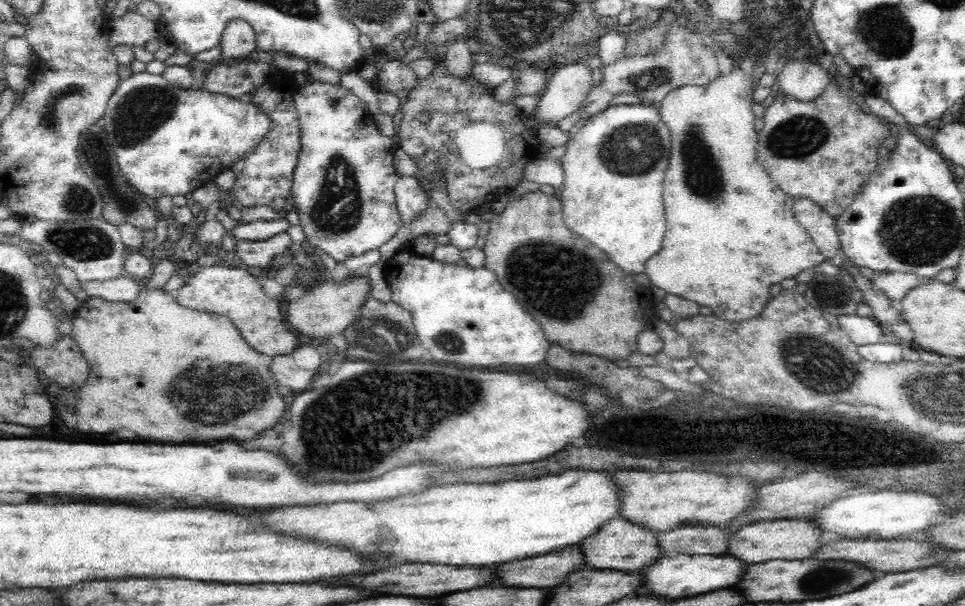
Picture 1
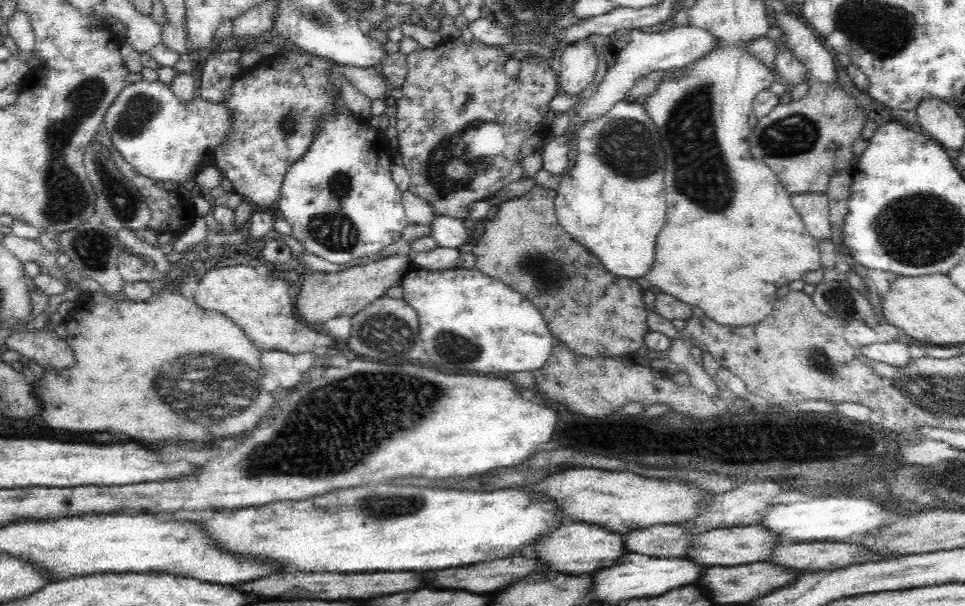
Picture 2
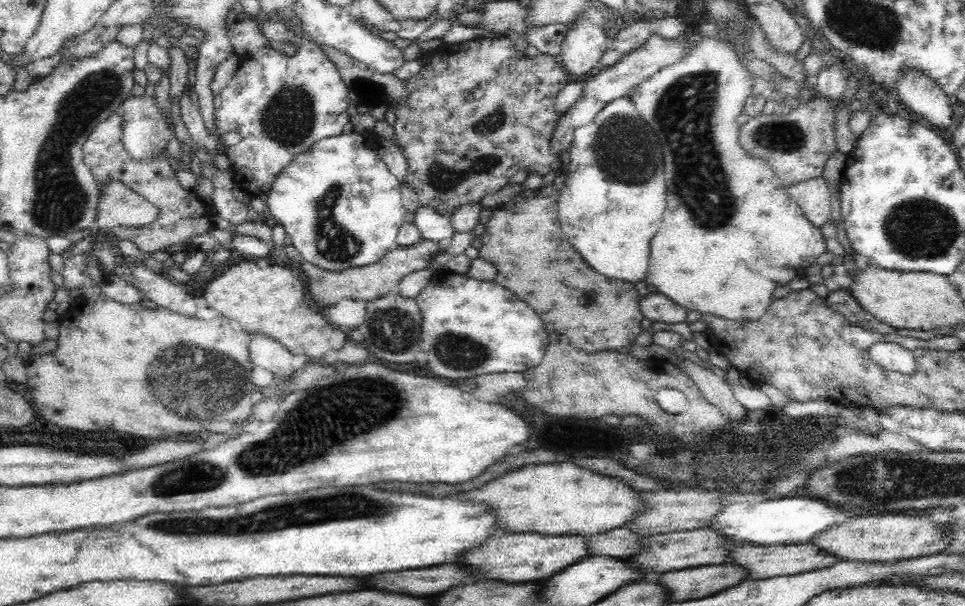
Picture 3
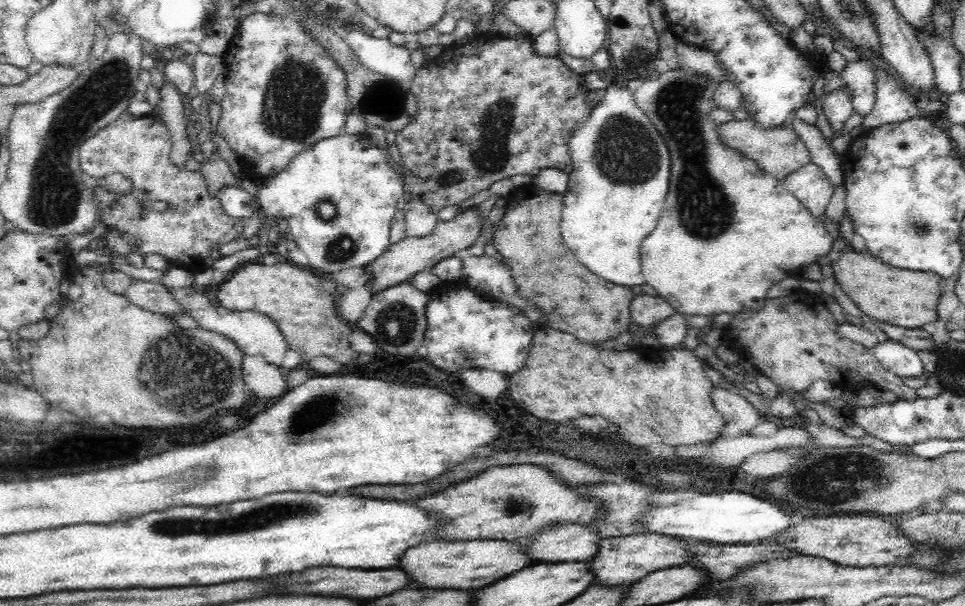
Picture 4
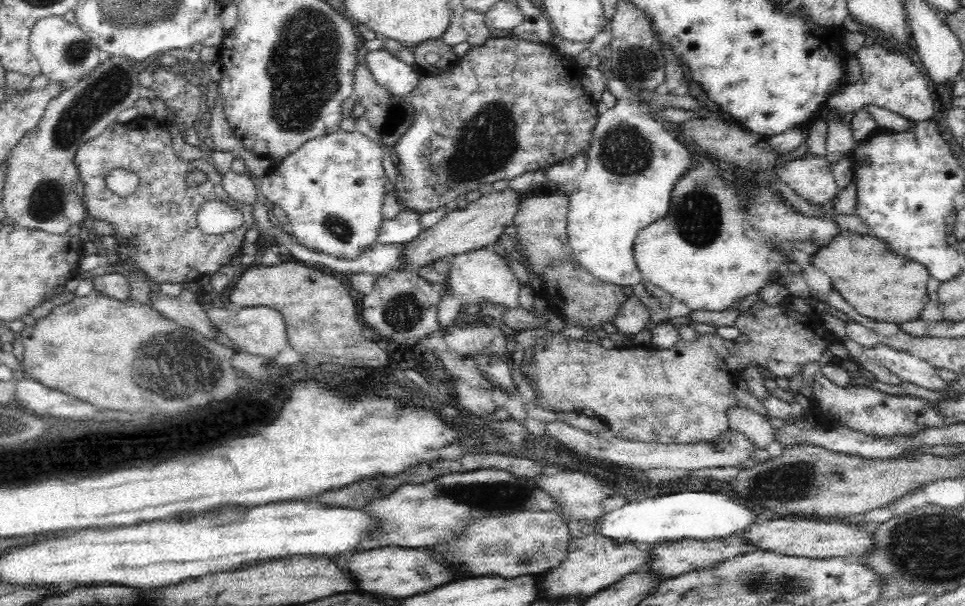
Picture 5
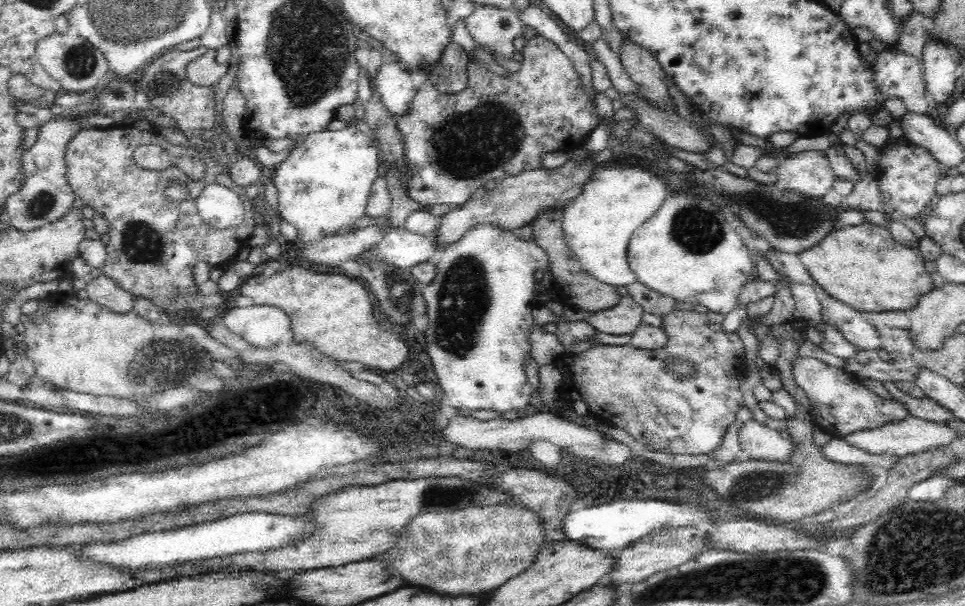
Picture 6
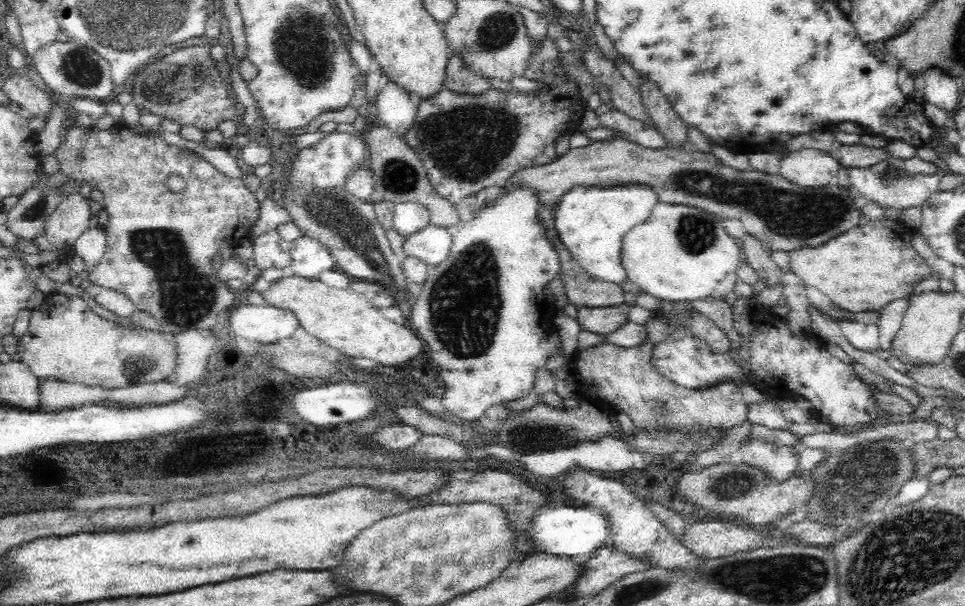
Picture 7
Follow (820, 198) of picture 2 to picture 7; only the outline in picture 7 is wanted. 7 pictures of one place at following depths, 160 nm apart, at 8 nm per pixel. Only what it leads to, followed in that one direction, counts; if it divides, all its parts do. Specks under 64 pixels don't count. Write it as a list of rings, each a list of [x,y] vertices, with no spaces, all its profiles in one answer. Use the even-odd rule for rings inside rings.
[[[798,150],[785,154],[779,173],[800,186],[824,186],[835,182],[841,164],[824,150]]]

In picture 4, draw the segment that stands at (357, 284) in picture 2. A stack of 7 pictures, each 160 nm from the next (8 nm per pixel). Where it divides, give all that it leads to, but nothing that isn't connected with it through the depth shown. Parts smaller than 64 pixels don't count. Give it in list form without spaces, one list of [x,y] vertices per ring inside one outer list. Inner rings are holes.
[[[473,206],[467,209],[465,212],[457,216],[456,219],[452,219],[449,222],[438,222],[433,231],[430,234],[424,236],[408,236],[404,240],[397,243],[391,243],[389,248],[369,265],[364,266],[364,273],[370,273],[370,292],[372,294],[378,294],[380,291],[386,290],[388,287],[396,286],[397,283],[403,283],[409,281],[413,276],[418,276],[418,272],[422,272],[424,268],[433,267],[438,264],[442,259],[454,256],[464,252],[464,249],[468,248],[476,237],[480,234],[483,222],[478,218],[476,207]]]

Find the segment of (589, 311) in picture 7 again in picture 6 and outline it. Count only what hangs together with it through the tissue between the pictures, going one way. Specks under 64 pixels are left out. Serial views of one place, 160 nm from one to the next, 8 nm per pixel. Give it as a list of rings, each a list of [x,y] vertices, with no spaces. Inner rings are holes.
[[[630,295],[621,297],[619,303],[602,309],[586,318],[586,322],[602,334],[630,334],[642,321],[643,308]]]

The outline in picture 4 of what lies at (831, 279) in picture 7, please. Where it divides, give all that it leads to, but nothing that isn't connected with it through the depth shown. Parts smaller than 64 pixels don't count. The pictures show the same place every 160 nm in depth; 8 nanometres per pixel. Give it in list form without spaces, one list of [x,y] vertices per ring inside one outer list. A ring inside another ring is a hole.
[[[854,249],[840,254],[840,260],[838,262],[834,260],[832,268],[836,274],[834,280],[838,280],[837,283],[840,284],[846,296],[849,296],[862,312],[876,318],[879,322],[886,322],[892,326],[922,329],[925,324],[938,320],[938,304],[942,295],[940,280],[943,278],[936,273],[910,271],[888,266],[870,252],[854,252]]]

